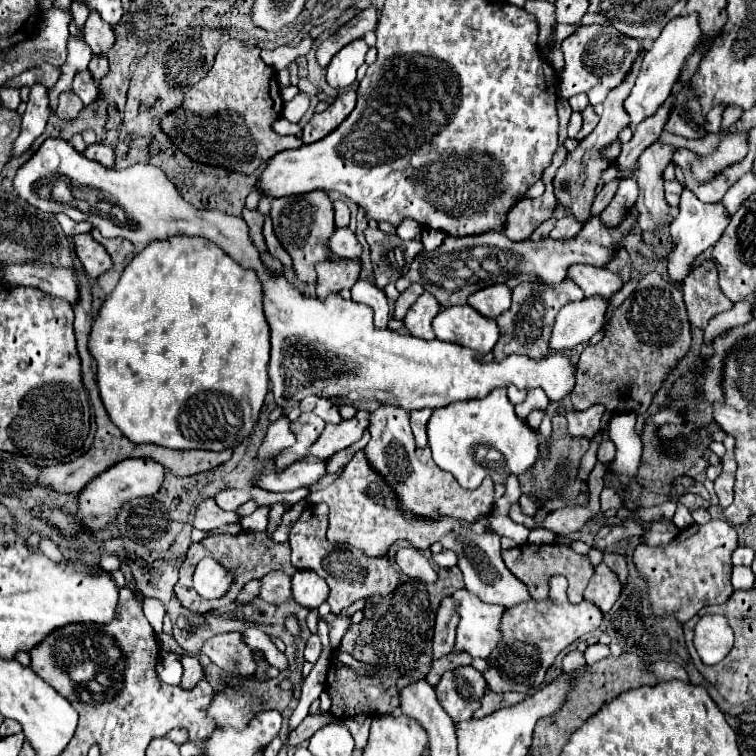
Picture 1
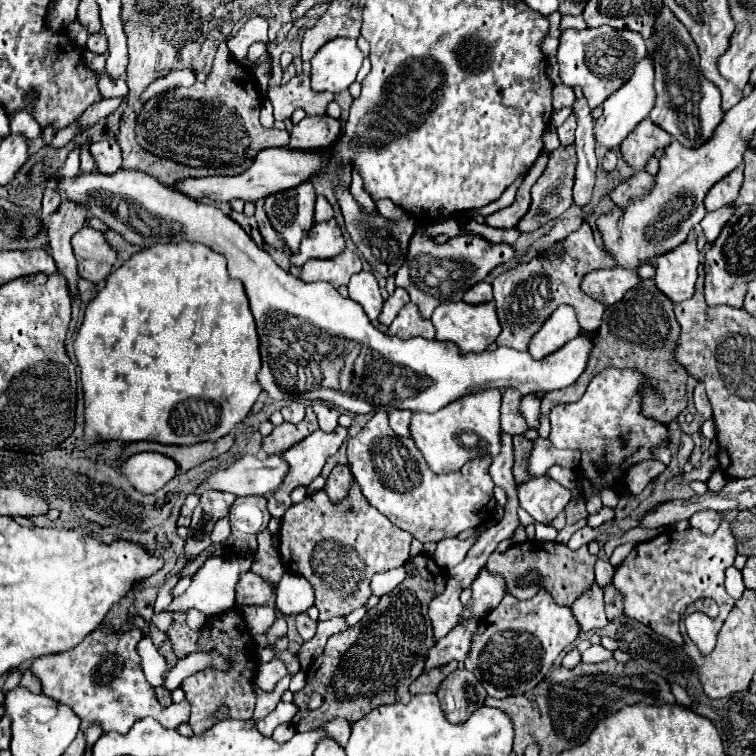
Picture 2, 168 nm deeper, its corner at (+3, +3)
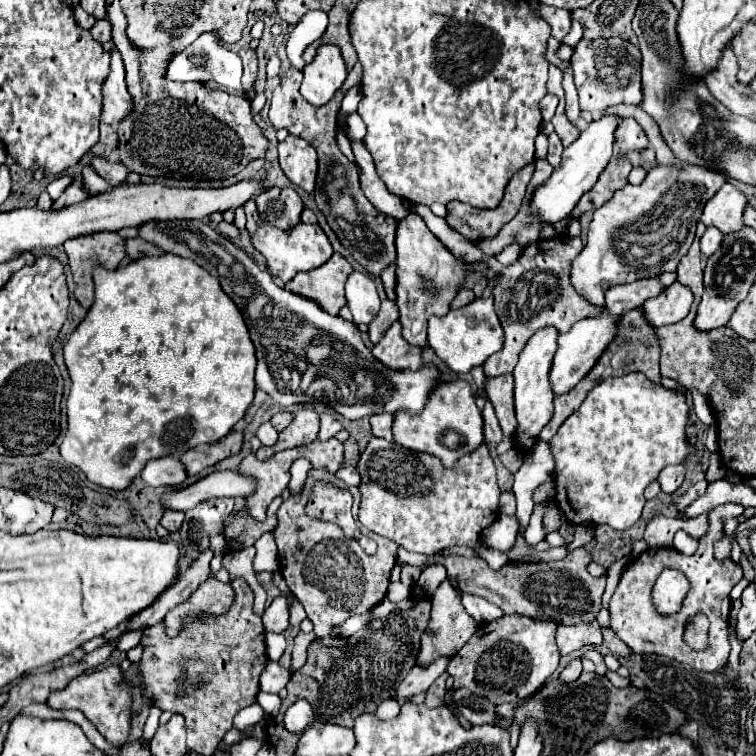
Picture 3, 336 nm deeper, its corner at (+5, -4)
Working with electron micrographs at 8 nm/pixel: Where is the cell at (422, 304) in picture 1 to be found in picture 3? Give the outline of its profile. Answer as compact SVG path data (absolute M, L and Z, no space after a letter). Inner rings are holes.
M400 321L392 323L392 327L384 333L380 343L372 347L372 355L380 359L386 367L392 369L420 369L422 367L422 351L424 347L414 347L402 339Z

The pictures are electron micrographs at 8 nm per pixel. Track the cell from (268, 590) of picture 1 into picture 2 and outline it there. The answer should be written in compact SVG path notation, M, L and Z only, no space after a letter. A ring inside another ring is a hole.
M244 572L244 576L240 576L236 584L236 604L242 606L266 604L272 596L272 590L274 590L272 584L264 584L264 580L260 580L252 572Z

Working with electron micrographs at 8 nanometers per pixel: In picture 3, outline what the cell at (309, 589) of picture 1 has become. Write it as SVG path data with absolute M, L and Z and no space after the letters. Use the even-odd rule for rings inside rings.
M278 595L270 607L266 607L262 615L262 623L266 631L282 633L288 627L288 615L290 615L290 599L286 595Z

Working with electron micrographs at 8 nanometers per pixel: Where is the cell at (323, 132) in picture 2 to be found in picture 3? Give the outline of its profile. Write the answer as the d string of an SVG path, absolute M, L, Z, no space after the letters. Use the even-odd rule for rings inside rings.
M288 135L280 145L278 145L278 155L280 155L280 167L286 173L286 177L300 185L304 191L312 193L314 183L316 183L316 173L318 173L318 153L306 139Z

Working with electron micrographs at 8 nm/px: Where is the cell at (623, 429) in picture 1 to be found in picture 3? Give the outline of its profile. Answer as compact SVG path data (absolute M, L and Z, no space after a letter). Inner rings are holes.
M577 525L575 528L575 538L568 545L568 552L591 542L593 540L594 532L595 527L590 525Z

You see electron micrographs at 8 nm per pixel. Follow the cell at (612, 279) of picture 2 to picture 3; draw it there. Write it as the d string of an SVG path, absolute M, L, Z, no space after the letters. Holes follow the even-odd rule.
M638 279L626 285L614 285L606 291L606 311L610 315L622 315L624 311L642 307L650 297L656 297L664 285L658 279Z

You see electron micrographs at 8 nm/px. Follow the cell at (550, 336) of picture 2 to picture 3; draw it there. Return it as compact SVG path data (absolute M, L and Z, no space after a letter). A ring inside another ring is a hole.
M544 327L542 331L536 331L526 347L520 353L520 359L514 367L514 379L516 379L516 387L514 387L514 401L516 401L516 417L518 417L518 431L516 431L516 441L520 445L516 445L518 449L526 451L530 449L536 439L540 429L550 421L552 415L552 389L550 389L550 381L548 381L548 371L552 365L552 357L554 351L558 349L558 329L556 327Z

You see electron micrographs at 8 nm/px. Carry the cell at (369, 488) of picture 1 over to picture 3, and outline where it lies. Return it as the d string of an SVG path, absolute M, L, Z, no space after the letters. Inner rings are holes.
M446 579L432 595L432 619L426 633L422 635L418 665L428 665L438 655L446 655L446 657L456 655L462 649L462 645L474 635L474 631L478 631L478 621L472 615L468 615L468 611L465 611L462 605L458 605L458 593Z

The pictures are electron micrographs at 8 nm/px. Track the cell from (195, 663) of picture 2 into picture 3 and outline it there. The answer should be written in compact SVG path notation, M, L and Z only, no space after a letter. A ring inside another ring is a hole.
M152 707L148 719L143 727L142 741L150 741L159 727L159 718L162 711L158 707Z

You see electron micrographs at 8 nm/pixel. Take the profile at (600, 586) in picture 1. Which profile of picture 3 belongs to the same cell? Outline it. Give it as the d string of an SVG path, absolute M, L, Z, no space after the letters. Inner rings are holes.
M598 621L594 623L578 623L578 625L560 625L556 635L558 647L562 655L568 655L584 645L600 645L602 643L602 629Z

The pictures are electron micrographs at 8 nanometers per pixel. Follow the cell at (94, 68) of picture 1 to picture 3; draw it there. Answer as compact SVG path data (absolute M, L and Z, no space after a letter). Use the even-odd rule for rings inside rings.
M102 19L102 21L98 21L92 29L90 29L90 33L94 35L94 39L98 39L98 43L108 43L110 39L112 39L112 35L110 35L110 31L112 31L112 27L110 27L110 23L106 21L106 19Z

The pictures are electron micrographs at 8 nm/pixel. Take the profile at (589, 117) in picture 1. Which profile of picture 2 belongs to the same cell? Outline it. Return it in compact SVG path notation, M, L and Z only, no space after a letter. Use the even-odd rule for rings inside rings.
M572 116L558 128L558 138L562 146L572 146L574 144L574 130L576 130L576 122L572 120Z

